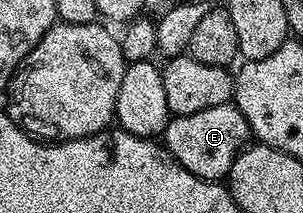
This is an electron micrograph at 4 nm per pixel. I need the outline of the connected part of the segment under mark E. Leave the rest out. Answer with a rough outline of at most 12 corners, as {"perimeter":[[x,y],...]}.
{"perimeter":[[233,102],[170,117],[163,145],[195,177],[221,180],[246,149]]}

